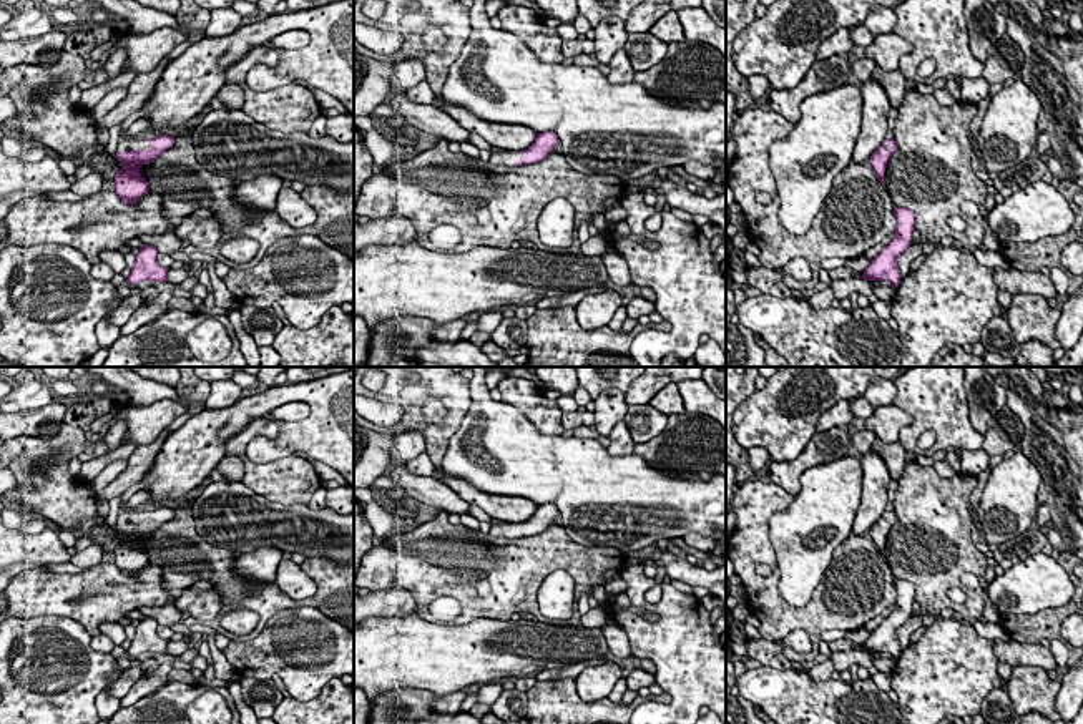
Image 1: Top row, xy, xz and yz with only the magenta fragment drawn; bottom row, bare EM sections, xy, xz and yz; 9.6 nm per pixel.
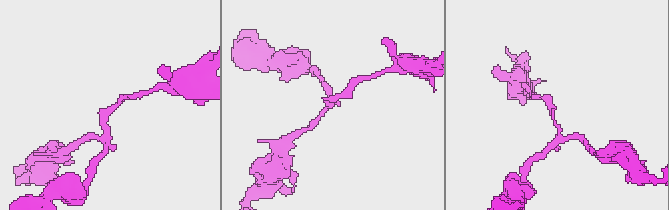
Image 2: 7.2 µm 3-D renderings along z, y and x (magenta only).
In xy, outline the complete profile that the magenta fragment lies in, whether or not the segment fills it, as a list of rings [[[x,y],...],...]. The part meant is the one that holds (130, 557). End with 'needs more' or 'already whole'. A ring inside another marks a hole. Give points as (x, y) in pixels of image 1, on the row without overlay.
[[[126,501],[120,505],[116,531],[123,536],[115,546],[115,563],[125,576],[136,576],[140,570],[149,565],[148,553],[140,546],[143,536],[153,535],[174,516],[174,508],[158,510],[128,508]]]; needs more

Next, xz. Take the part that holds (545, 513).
[[[553,503],[538,505],[535,515],[522,523],[497,521],[490,526],[488,535],[493,538],[523,538],[545,531],[560,515]]]; needs more

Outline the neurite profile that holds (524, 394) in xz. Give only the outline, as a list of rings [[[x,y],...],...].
[[[507,375],[497,389],[502,402],[517,407],[542,435],[560,437],[565,432],[558,402],[546,399],[537,382]]]

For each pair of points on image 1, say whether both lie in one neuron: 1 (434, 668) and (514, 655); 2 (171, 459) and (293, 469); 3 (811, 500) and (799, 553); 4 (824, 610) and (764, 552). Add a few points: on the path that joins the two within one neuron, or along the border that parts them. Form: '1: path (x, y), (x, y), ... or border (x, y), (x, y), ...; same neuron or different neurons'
1: path (454, 656), (494, 655); same neuron
2: border (245, 449), (254, 462), (273, 462), (288, 455); different neurons
3: path (811, 513), (794, 533), (798, 540); same neuron
4: path (799, 615), (789, 615), (773, 598), (774, 577); same neuron

